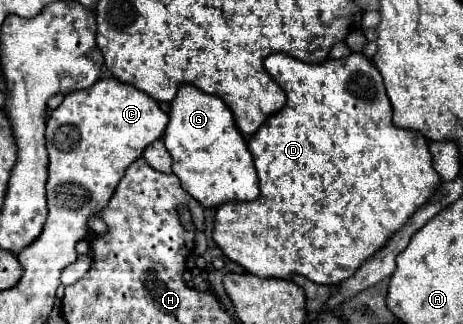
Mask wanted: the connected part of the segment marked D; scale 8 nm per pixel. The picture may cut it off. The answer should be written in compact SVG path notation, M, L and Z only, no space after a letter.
M273 53L265 59L265 71L285 91L287 103L247 141L255 157L261 193L255 201L227 201L217 207L213 241L225 257L259 277L287 279L291 273L299 273L315 283L337 285L379 251L441 183L431 167L427 139L423 133L393 125L381 73L363 53L317 65Z

